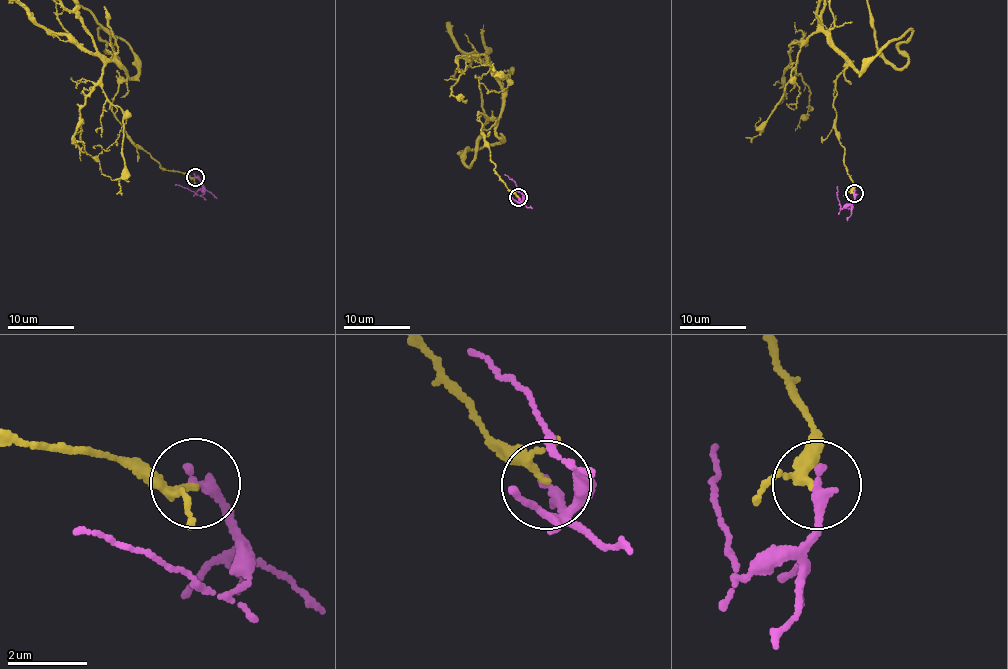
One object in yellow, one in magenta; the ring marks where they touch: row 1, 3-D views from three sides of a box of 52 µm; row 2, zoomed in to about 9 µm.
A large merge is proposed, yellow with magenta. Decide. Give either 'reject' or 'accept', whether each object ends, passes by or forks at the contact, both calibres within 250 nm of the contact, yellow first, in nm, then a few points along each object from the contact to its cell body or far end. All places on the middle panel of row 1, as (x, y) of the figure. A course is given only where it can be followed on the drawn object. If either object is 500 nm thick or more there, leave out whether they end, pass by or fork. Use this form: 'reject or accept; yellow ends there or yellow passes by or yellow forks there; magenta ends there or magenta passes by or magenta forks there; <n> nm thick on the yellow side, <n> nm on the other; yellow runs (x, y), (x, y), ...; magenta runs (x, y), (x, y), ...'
reject; yellow passes by; magenta ends there; 150 nm thick on the yellow side, 280 nm on the other; magenta runs (518, 197), (519, 201), (523, 194), (505, 174)

